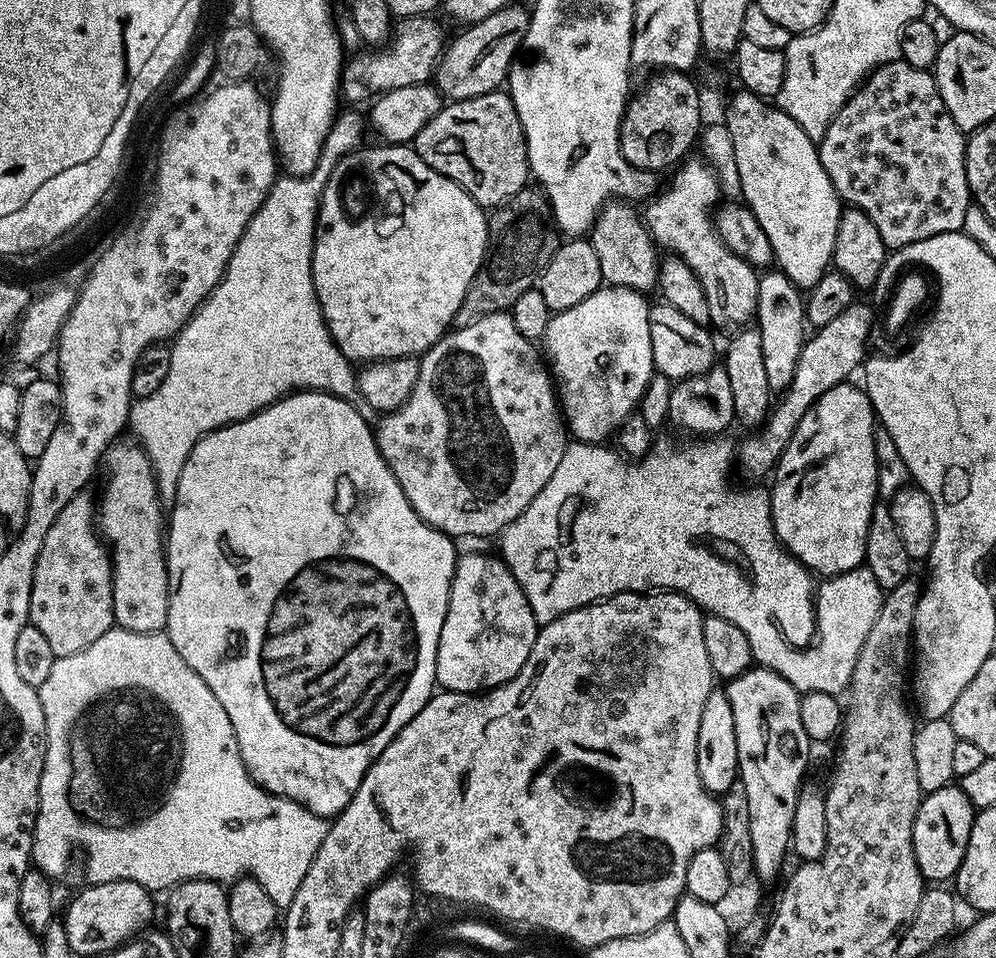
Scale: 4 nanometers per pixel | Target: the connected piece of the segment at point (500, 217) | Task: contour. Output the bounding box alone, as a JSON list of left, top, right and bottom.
[457,186,562,328]

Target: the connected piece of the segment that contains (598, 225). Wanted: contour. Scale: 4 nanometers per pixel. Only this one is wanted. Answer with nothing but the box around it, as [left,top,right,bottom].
[590,202,661,294]

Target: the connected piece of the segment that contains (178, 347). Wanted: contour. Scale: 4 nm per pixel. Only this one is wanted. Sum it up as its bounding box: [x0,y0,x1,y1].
[128,110,378,506]

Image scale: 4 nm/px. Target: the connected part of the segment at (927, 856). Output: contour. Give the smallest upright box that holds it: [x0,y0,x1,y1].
[914,786,977,882]

